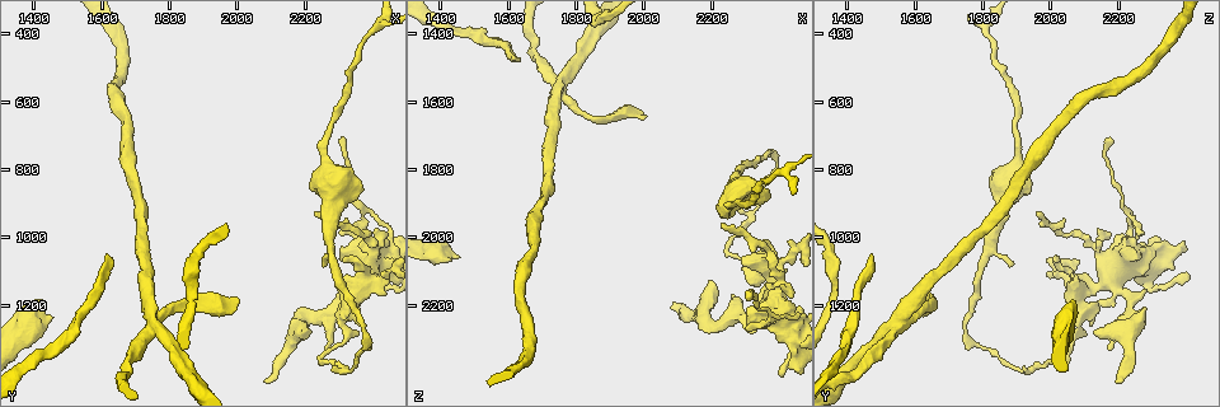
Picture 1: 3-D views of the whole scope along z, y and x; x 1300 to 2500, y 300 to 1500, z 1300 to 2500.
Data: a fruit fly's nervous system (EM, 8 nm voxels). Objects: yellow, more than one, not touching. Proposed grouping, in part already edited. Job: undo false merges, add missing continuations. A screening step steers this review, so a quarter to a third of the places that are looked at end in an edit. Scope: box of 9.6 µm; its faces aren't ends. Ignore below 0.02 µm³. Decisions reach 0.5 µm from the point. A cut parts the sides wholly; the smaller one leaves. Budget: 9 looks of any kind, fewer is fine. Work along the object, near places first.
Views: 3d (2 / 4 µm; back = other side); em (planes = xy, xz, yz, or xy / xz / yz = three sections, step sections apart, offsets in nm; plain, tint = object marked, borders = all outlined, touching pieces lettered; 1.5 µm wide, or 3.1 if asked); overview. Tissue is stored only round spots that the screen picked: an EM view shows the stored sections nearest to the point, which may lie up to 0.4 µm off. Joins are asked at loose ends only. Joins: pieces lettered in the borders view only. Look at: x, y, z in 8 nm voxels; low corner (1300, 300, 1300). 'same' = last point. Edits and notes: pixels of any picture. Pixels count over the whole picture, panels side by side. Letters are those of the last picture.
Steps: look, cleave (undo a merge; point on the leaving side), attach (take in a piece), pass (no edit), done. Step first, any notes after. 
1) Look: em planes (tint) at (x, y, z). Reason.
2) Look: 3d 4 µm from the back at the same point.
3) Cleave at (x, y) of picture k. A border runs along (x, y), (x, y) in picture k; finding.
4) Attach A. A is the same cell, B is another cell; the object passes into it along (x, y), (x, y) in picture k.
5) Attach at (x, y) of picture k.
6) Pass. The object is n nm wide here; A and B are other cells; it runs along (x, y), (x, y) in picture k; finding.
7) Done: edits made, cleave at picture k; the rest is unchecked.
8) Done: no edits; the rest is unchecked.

Look: em yz step 8 (tint) at (2320, 990, 2280). Tapers out.

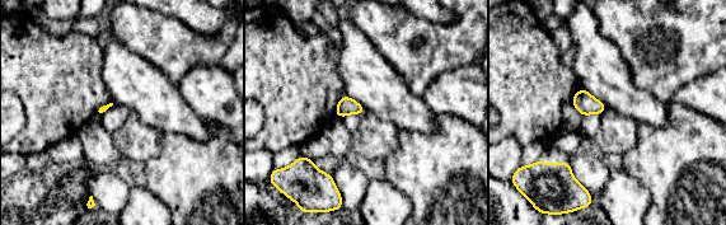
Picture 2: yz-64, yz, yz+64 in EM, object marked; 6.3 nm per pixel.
Look: em xy step 4 (borders) at the same point. Another direction.

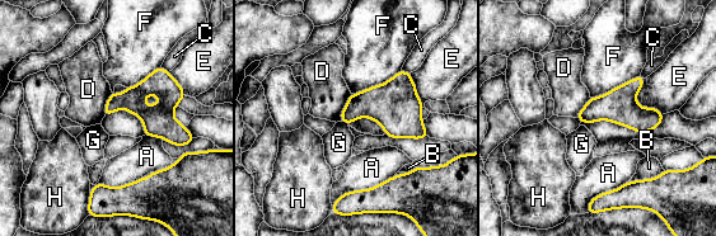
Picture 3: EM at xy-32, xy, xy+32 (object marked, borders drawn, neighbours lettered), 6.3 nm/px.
Pass. The longest contact is with A, 400 nm; A, B, C, D, E, F, G and H are other cells; a border runs along (644, 79), (636, 102), (664, 113) in picture 3; no lettered piece goes on from it.

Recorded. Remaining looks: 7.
Look: em planes (borders) at (2270, 1330, 2170). An open end.

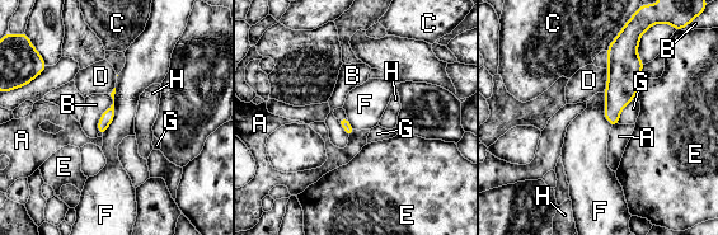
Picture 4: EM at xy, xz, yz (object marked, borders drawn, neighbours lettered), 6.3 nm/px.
Pass. A, B, C, D, E, F, G and H are other cells; a border runs along (116, 88), (115, 117), (102, 136) in picture 4; none of them fits.

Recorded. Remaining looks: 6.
Look: 3d 2 µm from the back at (1450, 1240, 2060). Branch stops here.

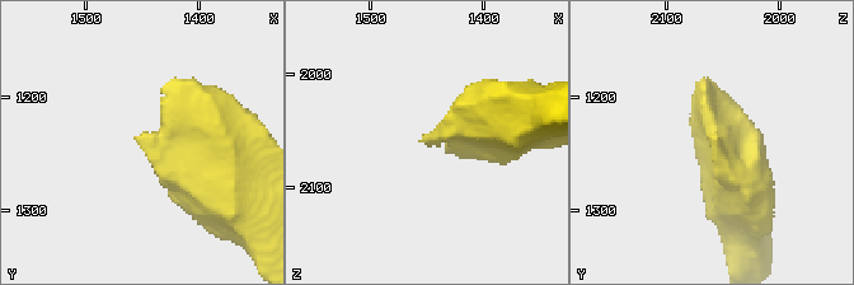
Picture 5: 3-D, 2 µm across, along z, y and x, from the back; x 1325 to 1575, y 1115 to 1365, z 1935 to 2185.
Look: em yz step 8 (borders) at (1452, 1234, 2058).

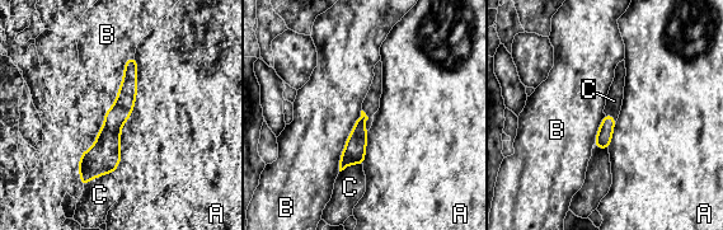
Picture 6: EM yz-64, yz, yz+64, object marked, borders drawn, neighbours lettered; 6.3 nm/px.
Attach C. C is the same cell, A and B are other cells; it goes on there.

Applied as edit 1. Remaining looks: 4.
Look: em planes (borders) at (2000, 1180, 1650). Free end.

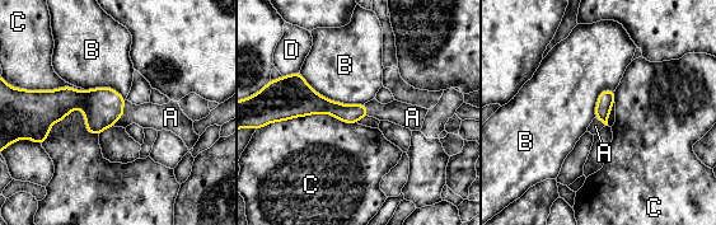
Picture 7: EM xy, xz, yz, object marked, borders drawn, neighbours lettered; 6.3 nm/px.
Attach A. The longest contact is with B, 460 nm; A is the same cell, B, C and D are other cells; the object passes into it along (102, 107), (123, 112), (148, 116) in picture 7; it goes on there.

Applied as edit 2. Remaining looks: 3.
Done: edits made, attach at picture 6, attach at picture 7; the rest is unchecked.

